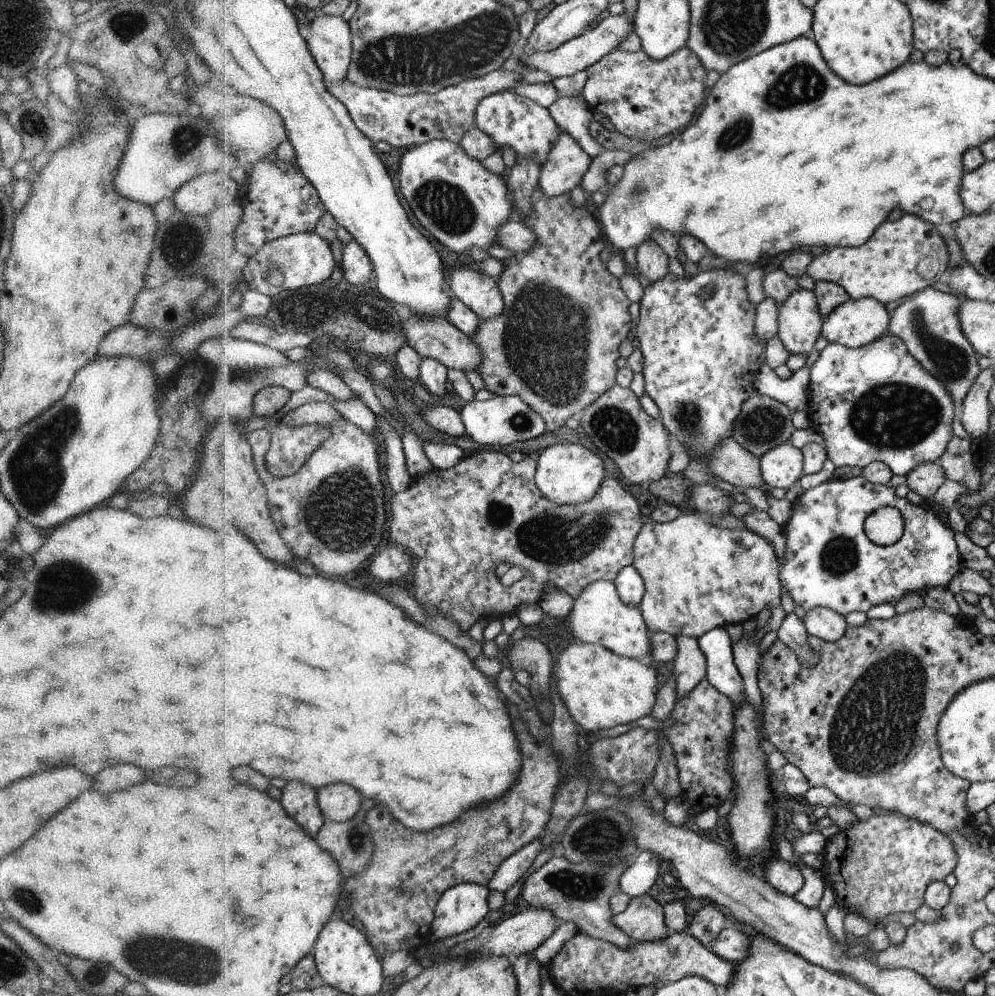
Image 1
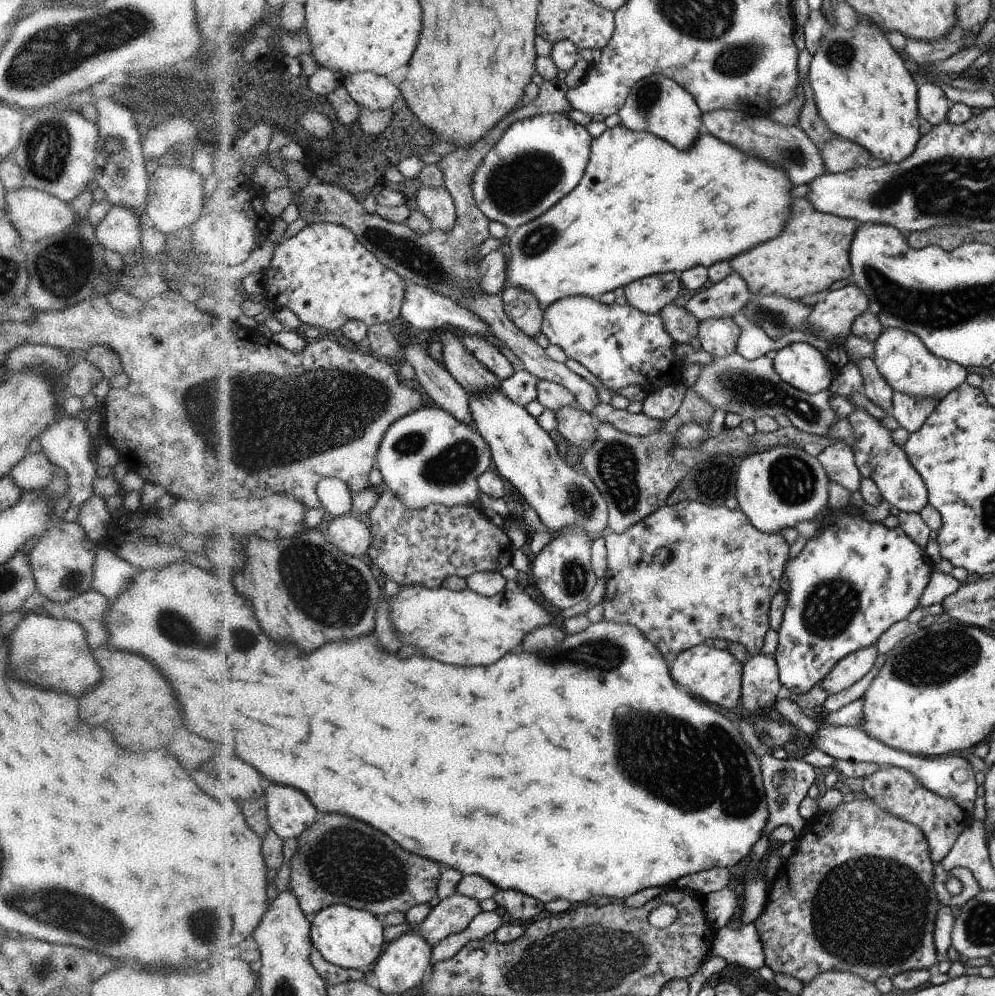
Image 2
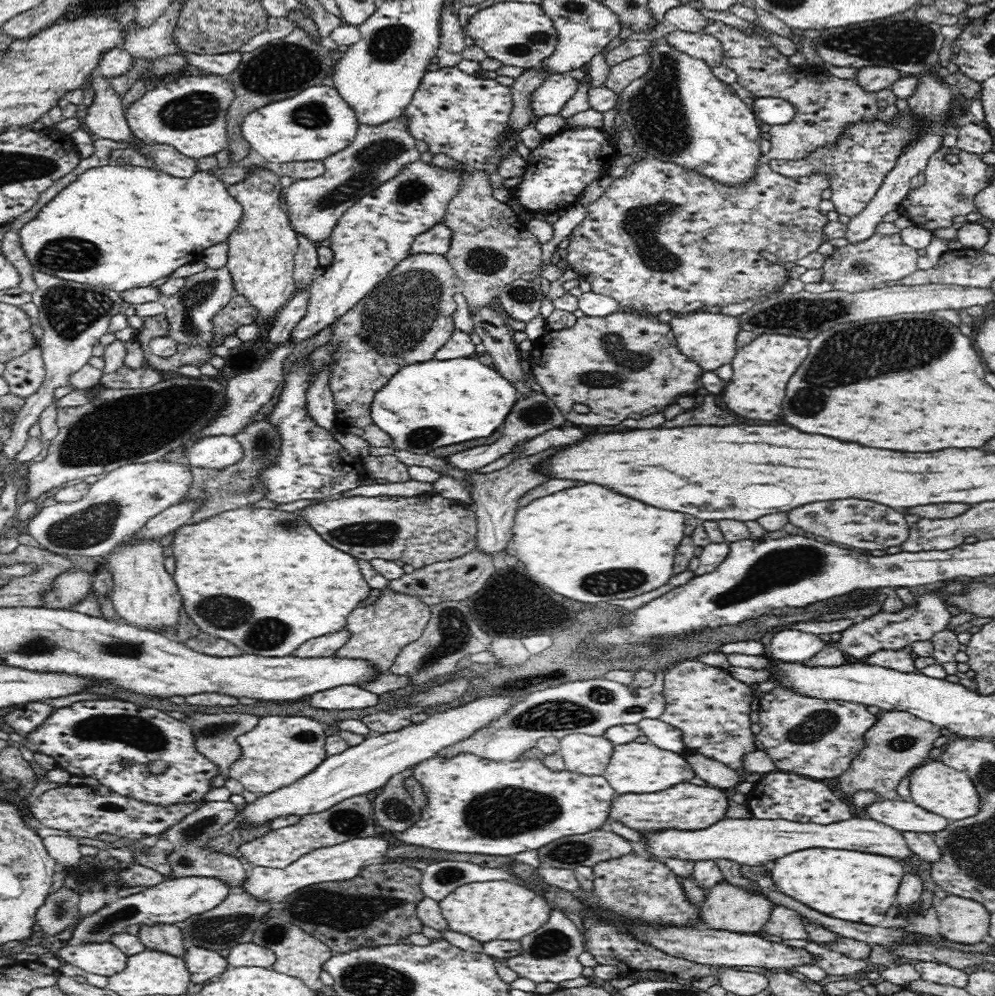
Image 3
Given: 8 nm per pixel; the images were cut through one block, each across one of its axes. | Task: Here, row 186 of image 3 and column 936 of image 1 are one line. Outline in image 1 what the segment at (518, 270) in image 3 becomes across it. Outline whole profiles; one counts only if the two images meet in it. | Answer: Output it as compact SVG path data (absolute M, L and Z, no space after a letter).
M924 462L906 477L907 486L925 500L934 497L945 482L945 471L938 462Z

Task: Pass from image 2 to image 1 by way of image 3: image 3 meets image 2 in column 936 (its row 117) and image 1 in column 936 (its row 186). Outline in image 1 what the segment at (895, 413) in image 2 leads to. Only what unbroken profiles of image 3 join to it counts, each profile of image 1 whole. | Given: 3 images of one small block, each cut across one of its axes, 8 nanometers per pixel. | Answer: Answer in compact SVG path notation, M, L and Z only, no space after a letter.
M932 285L922 292L916 292L892 314L888 332L903 340L907 351L936 379L942 381L951 392L958 408L964 401L974 380L979 376L978 354L961 327L959 311L961 302L953 294L945 294Z

